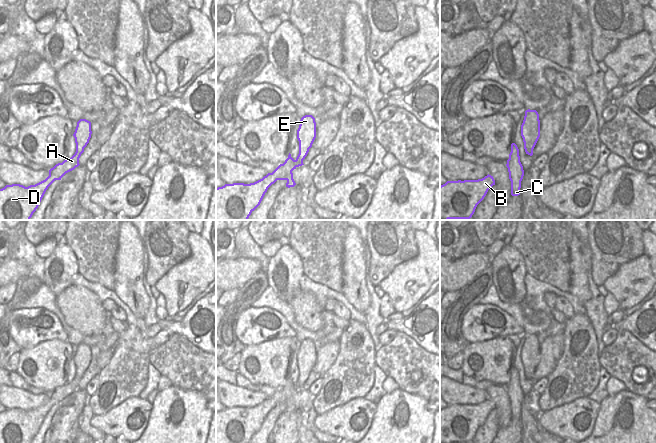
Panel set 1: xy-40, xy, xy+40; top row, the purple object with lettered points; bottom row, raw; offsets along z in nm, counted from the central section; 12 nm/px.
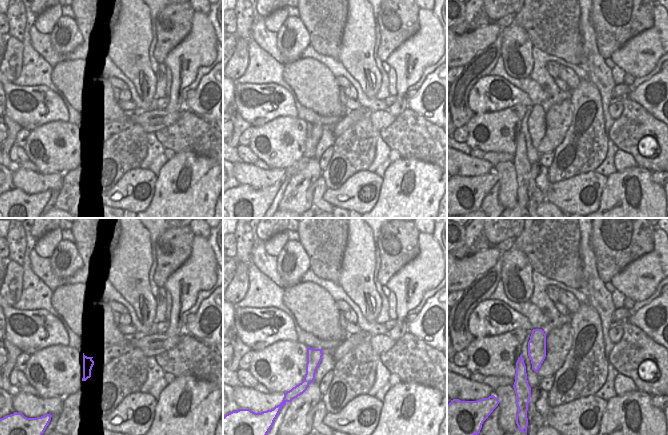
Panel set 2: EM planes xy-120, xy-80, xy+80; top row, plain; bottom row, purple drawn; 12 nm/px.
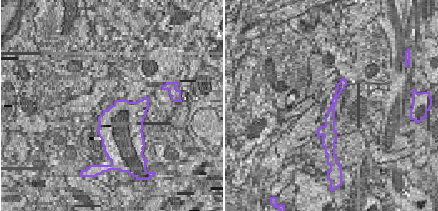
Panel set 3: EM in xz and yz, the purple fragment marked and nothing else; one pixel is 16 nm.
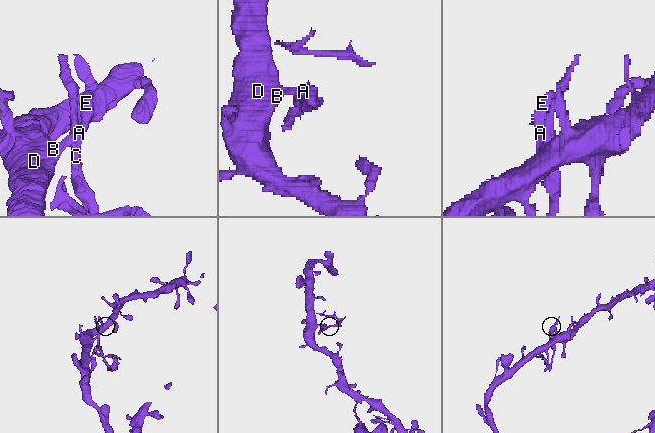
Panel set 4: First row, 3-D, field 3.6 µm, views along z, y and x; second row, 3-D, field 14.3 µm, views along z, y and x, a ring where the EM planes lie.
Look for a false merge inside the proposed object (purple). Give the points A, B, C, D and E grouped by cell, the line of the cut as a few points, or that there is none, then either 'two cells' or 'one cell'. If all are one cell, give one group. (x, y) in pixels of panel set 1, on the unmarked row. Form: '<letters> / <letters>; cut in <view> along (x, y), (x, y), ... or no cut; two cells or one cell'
A B D E / C; cut in xy along (289, 387), (291, 397), (285, 403); two cells

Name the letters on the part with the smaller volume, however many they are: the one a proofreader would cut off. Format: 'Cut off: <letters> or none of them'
Cut off: C

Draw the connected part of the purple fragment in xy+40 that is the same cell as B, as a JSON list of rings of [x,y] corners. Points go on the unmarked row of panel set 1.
[[[489,398],[478,404],[447,405],[440,410],[440,443],[470,443],[493,409],[495,404]]]

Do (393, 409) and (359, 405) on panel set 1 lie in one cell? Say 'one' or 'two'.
two

